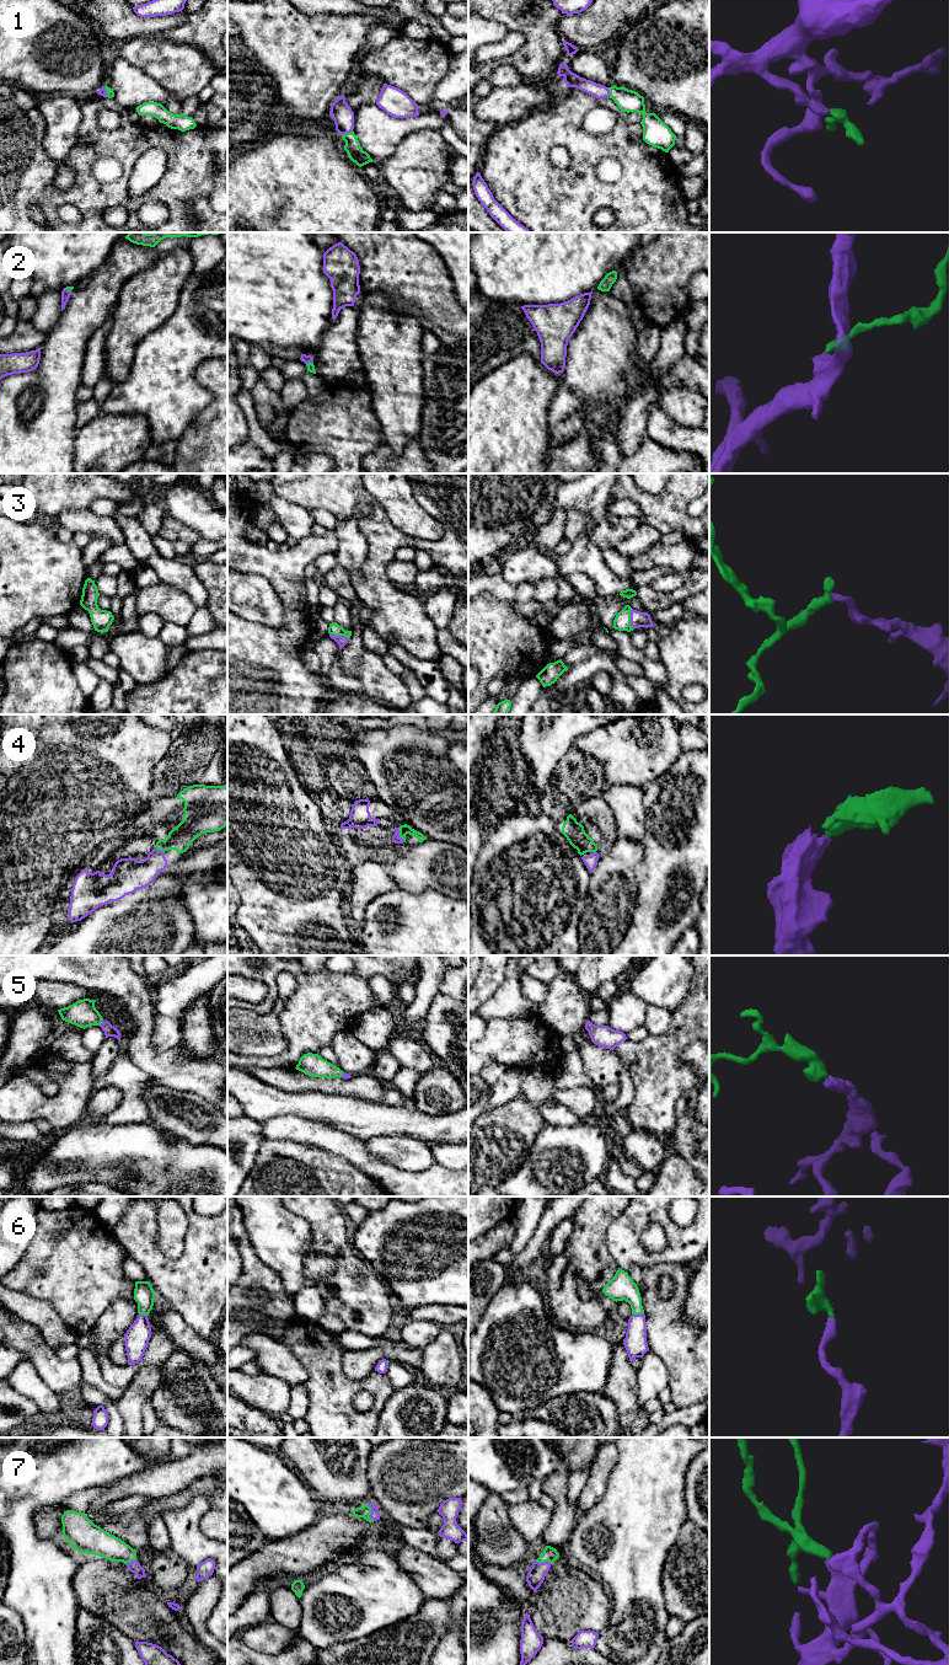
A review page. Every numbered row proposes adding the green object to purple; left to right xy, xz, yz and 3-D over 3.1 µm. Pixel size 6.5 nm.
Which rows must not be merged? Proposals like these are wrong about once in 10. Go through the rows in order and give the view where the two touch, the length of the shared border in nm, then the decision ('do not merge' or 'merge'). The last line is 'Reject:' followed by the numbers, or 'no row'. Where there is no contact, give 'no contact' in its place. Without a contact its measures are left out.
1: meets purple in xz; contact 80 nm long; merge
2: meets purple in xy; contact 50 nm long; merge
3: meets purple in yz; contact 140 nm long; merge
4: meets purple in xz; contact 110 nm long; merge
5: meets purple in xy; contact 50 nm long; merge
6: meets purple in yz; contact 80 nm long; merge
7: meets purple in xz; contact 120 nm long; merge
Reject: no row

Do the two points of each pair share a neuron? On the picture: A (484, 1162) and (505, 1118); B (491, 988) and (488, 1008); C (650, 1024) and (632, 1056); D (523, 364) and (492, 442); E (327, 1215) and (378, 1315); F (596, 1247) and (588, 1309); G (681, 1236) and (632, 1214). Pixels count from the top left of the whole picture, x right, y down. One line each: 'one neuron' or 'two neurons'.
A: one neuron
B: two neurons
C: two neurons
D: one neuron
E: one neuron
F: one neuron
G: one neuron

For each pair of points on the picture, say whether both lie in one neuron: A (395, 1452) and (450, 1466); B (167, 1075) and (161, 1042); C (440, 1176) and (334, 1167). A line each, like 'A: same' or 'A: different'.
A: same
B: different
C: different

